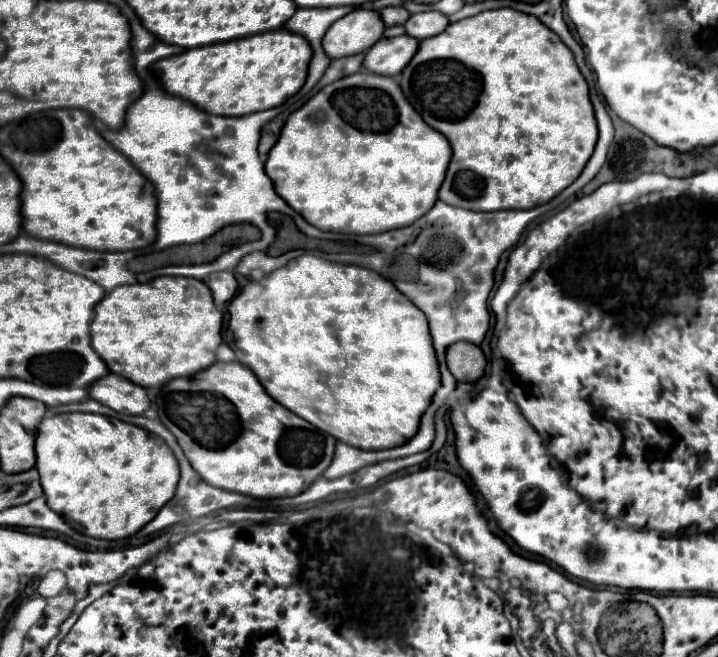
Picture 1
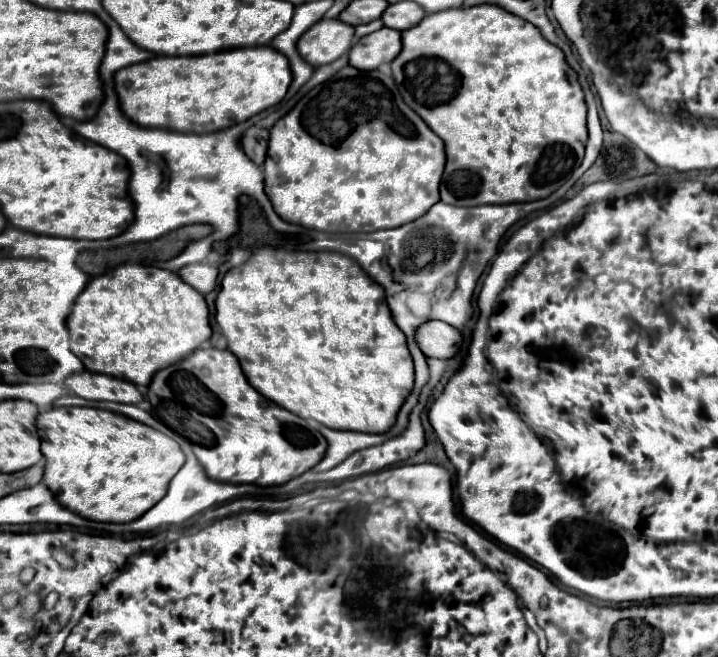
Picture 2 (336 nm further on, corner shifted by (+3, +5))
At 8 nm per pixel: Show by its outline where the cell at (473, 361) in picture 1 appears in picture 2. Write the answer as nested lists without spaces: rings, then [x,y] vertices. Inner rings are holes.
[[[427,321],[417,331],[417,343],[425,357],[447,361],[459,353],[463,337],[455,327],[443,321]]]

